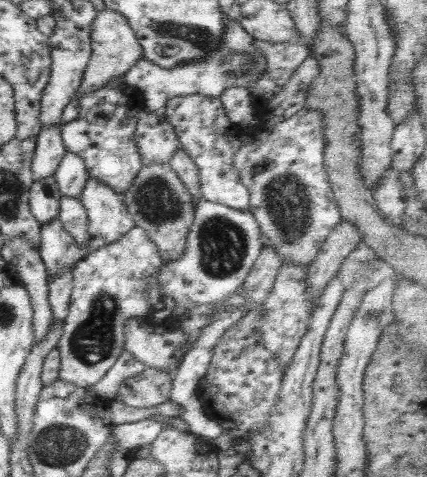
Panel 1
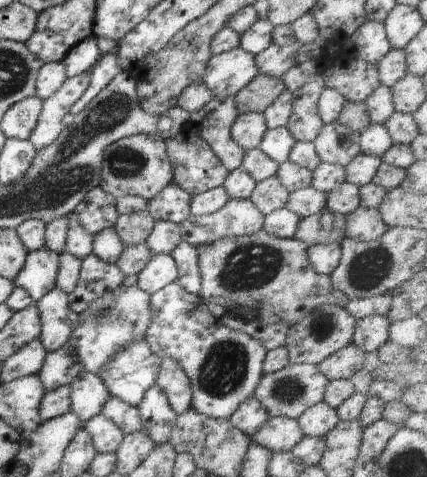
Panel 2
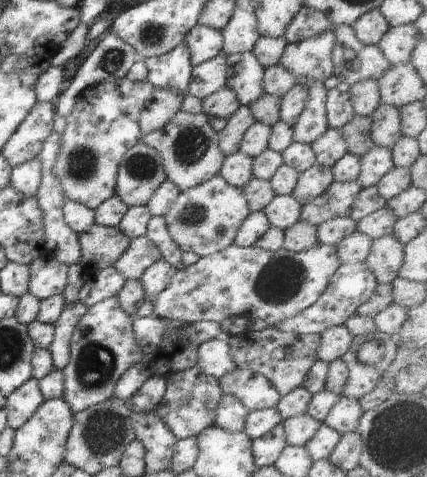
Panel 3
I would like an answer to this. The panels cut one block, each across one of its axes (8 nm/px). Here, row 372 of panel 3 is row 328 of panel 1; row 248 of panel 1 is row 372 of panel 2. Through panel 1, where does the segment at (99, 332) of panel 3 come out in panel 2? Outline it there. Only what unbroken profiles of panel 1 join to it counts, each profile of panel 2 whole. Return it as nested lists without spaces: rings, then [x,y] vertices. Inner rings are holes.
[[[136,340],[114,354],[114,358],[110,358],[110,362],[97,376],[109,394],[137,408],[146,390],[156,385],[161,360],[152,354],[145,340]]]

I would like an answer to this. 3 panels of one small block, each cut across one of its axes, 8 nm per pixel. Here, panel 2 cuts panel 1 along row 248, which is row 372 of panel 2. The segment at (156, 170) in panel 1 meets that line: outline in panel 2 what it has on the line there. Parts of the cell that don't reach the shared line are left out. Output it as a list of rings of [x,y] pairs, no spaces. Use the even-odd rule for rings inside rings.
[[[162,358],[156,385],[162,390],[177,415],[183,414],[192,407],[191,380],[188,379],[176,358]]]

